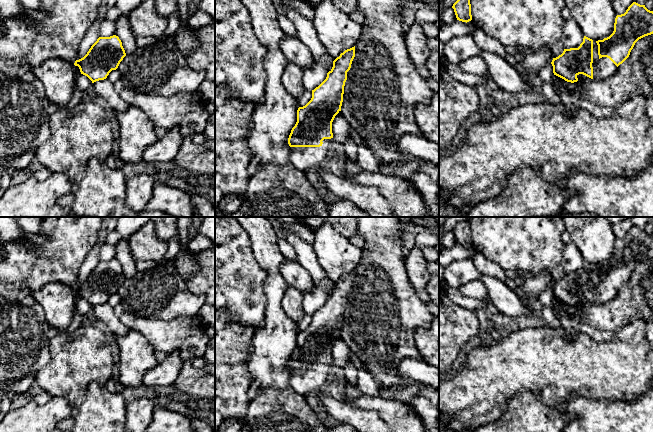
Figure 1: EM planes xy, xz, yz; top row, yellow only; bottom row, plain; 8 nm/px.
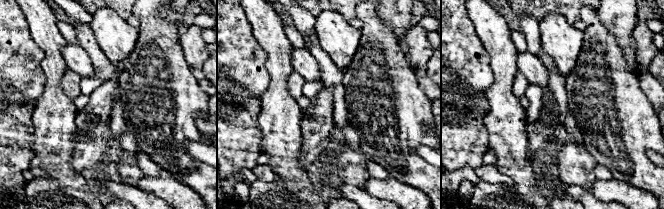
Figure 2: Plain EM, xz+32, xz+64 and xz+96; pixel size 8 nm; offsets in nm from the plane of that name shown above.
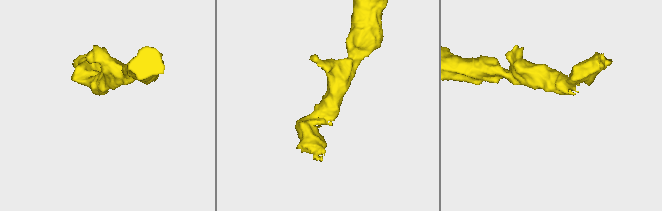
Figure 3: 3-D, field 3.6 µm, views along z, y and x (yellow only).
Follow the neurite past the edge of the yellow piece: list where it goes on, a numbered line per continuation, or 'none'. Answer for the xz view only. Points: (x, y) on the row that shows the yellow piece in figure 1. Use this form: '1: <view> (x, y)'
1: xz (303, 158)

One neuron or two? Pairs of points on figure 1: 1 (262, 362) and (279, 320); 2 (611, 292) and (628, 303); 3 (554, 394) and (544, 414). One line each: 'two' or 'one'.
1: one
2: two
3: two

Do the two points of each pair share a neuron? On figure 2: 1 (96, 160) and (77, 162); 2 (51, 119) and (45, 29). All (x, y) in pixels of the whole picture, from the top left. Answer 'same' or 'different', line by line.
1: same
2: same

